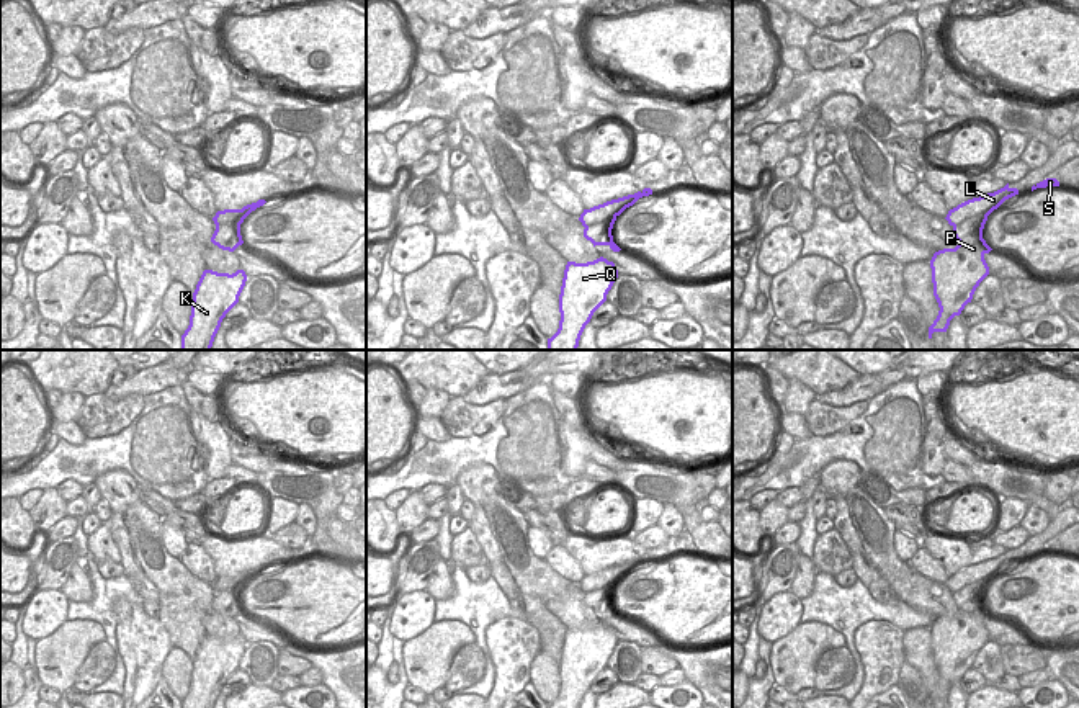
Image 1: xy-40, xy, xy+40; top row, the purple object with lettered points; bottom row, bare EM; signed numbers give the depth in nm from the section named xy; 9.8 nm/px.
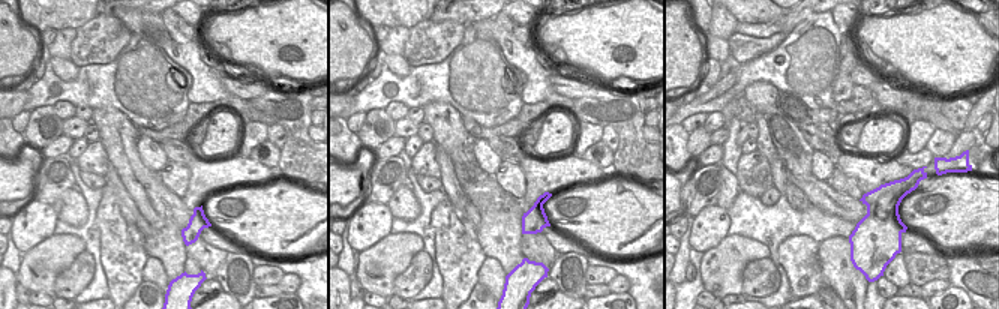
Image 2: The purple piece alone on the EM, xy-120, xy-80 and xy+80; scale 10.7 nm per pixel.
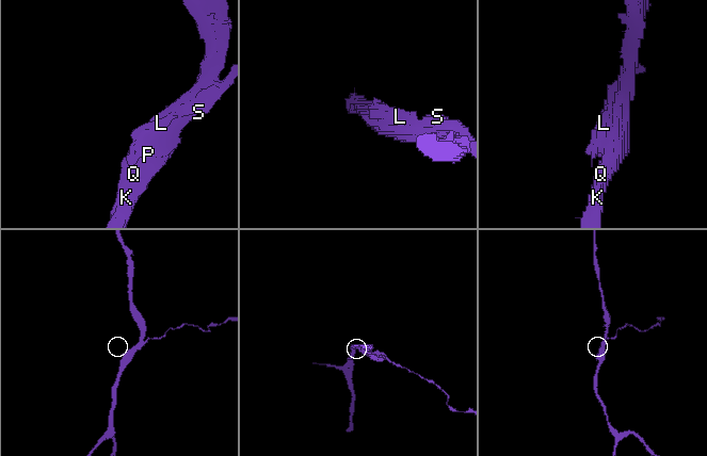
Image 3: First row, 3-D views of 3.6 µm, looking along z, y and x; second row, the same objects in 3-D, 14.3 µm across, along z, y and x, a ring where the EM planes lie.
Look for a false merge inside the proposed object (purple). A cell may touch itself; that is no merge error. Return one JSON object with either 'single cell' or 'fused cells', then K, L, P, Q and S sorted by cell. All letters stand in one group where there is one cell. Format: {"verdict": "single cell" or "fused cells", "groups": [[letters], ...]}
{"verdict": "fused cells", "groups": [["K", "P", "Q"], ["L", "S"]]}

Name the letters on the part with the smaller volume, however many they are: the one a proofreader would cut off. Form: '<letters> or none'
L, S

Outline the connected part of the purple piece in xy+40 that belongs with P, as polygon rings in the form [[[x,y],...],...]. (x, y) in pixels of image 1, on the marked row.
[[[984,211],[955,226],[958,245],[935,252],[930,260],[933,296],[940,311],[929,327],[929,338],[933,332],[947,332],[950,320],[961,314],[979,283],[989,275],[984,255],[992,249],[983,239],[989,214]]]

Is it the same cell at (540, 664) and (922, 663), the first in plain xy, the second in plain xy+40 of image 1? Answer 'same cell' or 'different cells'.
different cells

